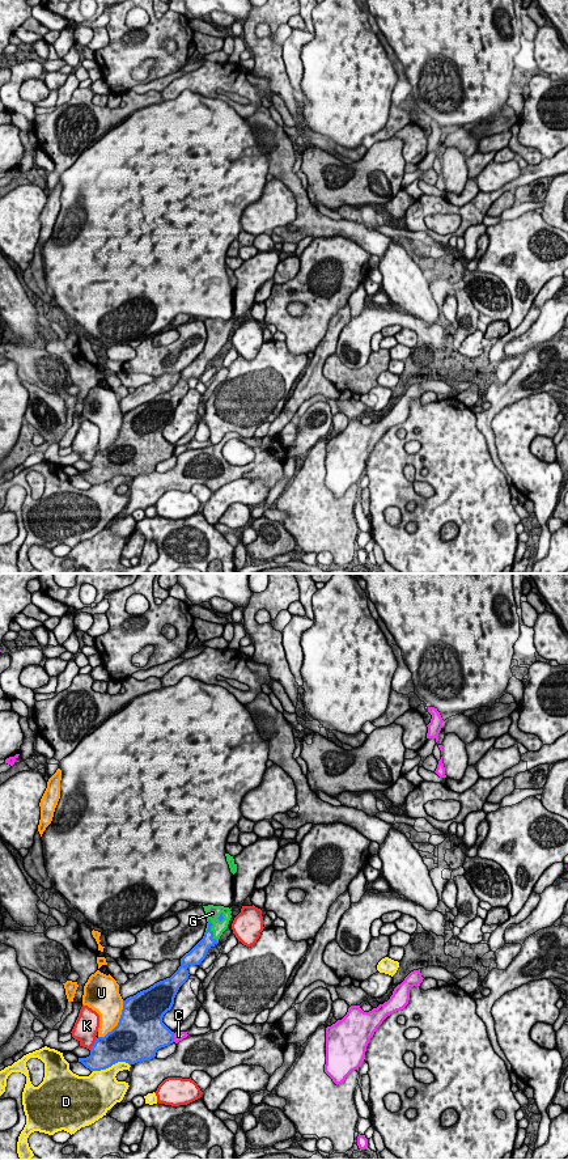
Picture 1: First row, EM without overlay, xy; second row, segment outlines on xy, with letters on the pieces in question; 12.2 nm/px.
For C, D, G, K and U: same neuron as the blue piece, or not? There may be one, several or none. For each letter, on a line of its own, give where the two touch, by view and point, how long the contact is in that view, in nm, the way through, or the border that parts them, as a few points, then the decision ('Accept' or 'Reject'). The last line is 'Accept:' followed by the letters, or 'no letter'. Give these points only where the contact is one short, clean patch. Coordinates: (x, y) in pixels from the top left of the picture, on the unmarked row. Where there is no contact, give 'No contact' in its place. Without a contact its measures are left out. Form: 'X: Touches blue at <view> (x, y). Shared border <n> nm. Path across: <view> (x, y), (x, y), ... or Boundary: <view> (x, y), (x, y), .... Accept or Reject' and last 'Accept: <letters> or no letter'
C: Touches blue at xy (173, 451). Shared border 110 nm. Boundary: xy (173, 447), (174, 454). Reject
D: Touches blue at xy (110, 479). Shared border 480 nm. Reject
G: Touches blue at xy (210, 343). Shared border 320 nm. Accept
K: Touches blue at xy (94, 457). Shared border 180 nm. Boundary: xy (97, 452), (89, 462). Reject
U: Touches blue at xy (119, 435). Shared border 550 nm. Reject
Accept: G

